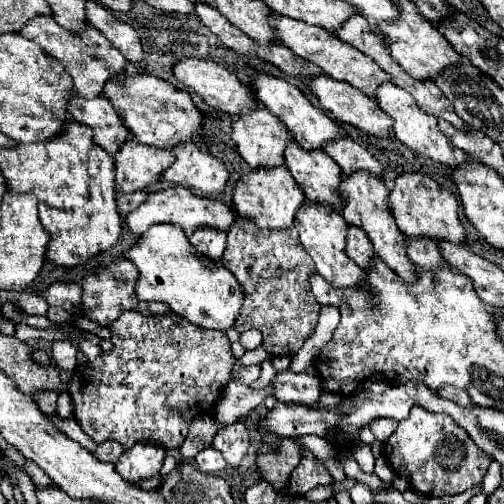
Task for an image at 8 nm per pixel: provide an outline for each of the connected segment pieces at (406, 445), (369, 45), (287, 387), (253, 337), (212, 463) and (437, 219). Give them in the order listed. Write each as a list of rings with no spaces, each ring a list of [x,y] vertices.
[[[422,408],[410,410],[410,416],[402,420],[396,432],[384,444],[384,456],[390,468],[408,480],[412,490],[424,496],[452,496],[460,494],[474,484],[482,482],[492,458],[478,450],[472,438],[456,426],[446,414],[432,414]]]
[[[352,16],[342,28],[338,28],[334,32],[340,40],[348,42],[350,46],[354,46],[356,50],[360,50],[362,54],[370,56],[382,70],[386,70],[388,74],[392,74],[392,78],[410,78],[410,74],[406,74],[406,70],[402,70],[402,66],[398,66],[398,62],[394,62],[394,58],[390,56],[388,48],[384,46],[382,38],[374,36],[368,30],[368,22],[362,16]]]
[[[308,368],[302,374],[294,374],[290,370],[278,372],[272,380],[272,386],[278,402],[302,404],[310,408],[320,406],[320,374],[316,368]]]
[[[246,330],[246,332],[242,332],[242,336],[240,336],[240,344],[242,344],[246,350],[258,348],[258,346],[262,344],[262,334],[258,334],[258,330]]]
[[[212,448],[200,450],[194,460],[198,464],[198,470],[202,470],[204,474],[214,474],[214,472],[226,468],[226,462],[224,462],[222,454],[218,454],[218,450],[212,450]]]
[[[402,174],[398,176],[394,190],[388,196],[390,210],[396,218],[396,224],[404,236],[412,238],[430,238],[430,240],[448,240],[454,244],[466,244],[466,230],[458,218],[458,200],[452,190],[438,186],[426,174]]]

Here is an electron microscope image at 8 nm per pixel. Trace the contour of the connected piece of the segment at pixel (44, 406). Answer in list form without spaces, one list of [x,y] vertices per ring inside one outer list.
[[[46,392],[46,394],[38,394],[36,402],[40,406],[40,410],[46,414],[46,416],[56,416],[56,394],[54,392]]]

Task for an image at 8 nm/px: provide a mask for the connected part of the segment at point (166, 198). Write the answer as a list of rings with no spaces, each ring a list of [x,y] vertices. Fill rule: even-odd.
[[[182,186],[164,188],[160,192],[148,192],[146,202],[142,202],[142,206],[124,214],[126,228],[136,238],[142,236],[152,224],[164,224],[164,222],[180,226],[186,234],[192,234],[198,226],[214,226],[214,228],[226,232],[236,218],[238,218],[238,214],[234,210],[230,210],[226,204],[214,202],[214,200],[208,200],[208,198],[198,198],[188,188],[182,188]]]

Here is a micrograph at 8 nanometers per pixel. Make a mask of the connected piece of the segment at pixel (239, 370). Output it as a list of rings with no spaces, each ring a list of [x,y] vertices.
[[[234,366],[234,376],[240,376],[240,380],[250,386],[258,376],[260,376],[262,368],[260,366]]]

